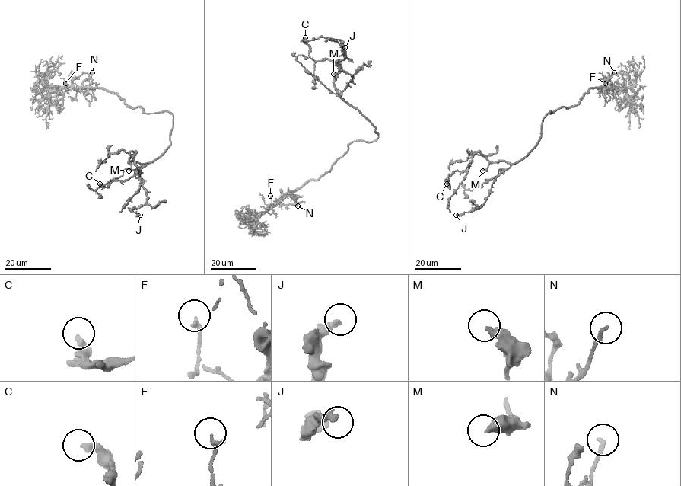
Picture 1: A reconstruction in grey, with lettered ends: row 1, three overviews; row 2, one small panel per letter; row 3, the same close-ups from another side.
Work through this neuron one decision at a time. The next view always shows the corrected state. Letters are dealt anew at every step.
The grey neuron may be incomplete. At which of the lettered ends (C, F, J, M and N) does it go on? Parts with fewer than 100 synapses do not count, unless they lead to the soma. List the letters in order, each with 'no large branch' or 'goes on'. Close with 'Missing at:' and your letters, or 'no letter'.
C: no large branch
F: no large branch
J: no large branch
M: no large branch
N: no large branch
Missing at: no letter

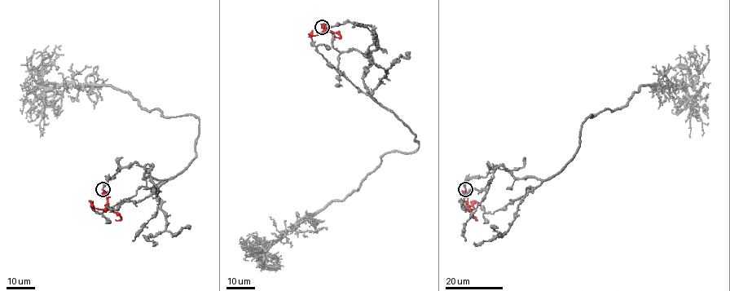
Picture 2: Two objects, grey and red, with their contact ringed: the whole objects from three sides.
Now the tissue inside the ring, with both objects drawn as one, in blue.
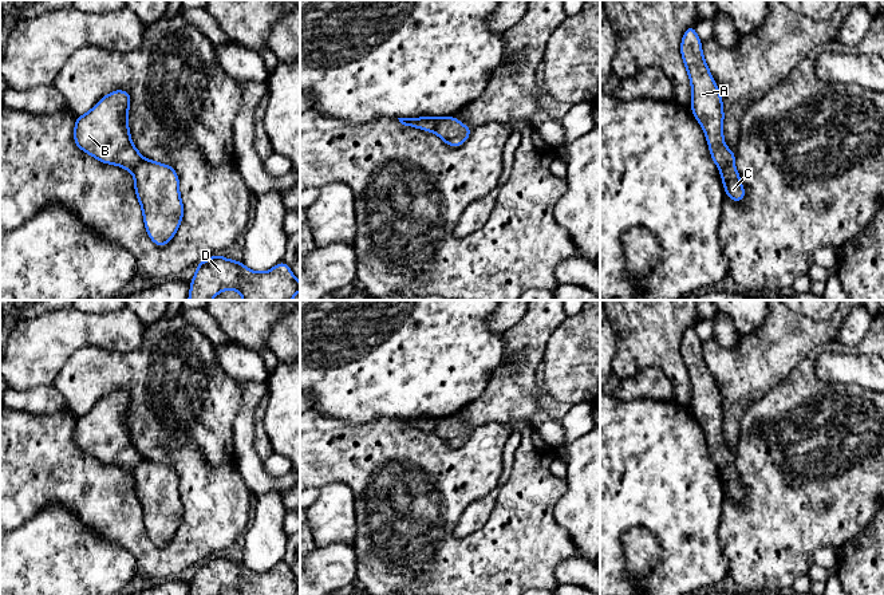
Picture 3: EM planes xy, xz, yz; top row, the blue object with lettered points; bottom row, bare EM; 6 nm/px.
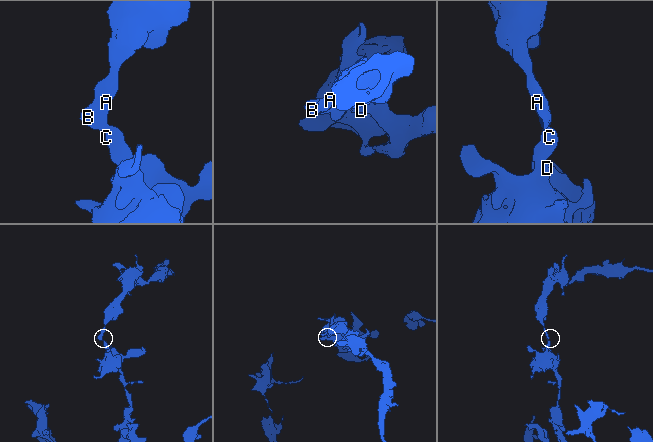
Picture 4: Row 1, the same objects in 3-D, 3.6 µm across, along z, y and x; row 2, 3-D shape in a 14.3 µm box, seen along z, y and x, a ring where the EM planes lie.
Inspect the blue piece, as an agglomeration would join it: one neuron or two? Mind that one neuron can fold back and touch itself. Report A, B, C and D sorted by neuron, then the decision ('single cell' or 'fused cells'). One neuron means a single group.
groups A B / C D; fused cells

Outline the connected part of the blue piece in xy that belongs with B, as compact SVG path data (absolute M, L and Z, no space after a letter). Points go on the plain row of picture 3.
M115 390L100 398L88 413L76 417L74 442L102 464L133 472L143 457L129 432L130 402L131 395L126 390Z

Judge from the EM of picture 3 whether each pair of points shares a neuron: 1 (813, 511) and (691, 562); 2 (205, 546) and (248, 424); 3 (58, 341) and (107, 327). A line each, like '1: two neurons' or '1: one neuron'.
1: two neurons
2: two neurons
3: one neuron

